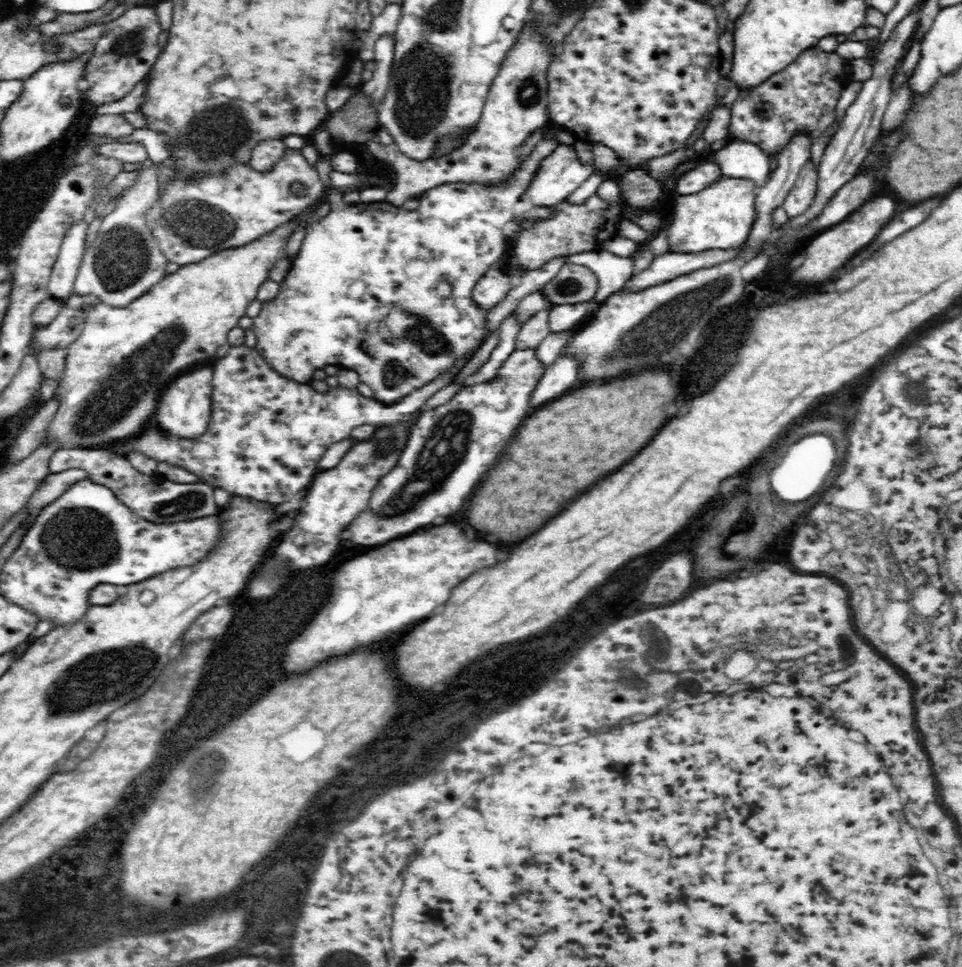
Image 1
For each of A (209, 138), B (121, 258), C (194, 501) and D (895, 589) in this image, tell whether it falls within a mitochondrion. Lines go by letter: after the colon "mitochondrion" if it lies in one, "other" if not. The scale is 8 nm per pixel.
A: mitochondrion
B: mitochondrion
C: mitochondrion
D: mitochondrion

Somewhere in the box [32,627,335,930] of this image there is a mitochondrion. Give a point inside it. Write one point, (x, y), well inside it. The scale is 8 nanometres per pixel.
(102, 678)

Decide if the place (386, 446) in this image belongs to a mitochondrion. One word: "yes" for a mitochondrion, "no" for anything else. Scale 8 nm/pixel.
yes

